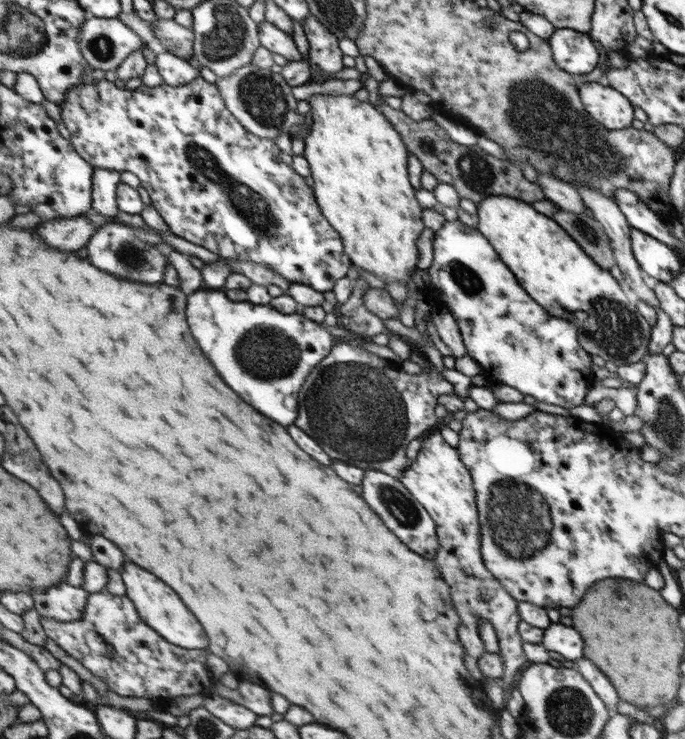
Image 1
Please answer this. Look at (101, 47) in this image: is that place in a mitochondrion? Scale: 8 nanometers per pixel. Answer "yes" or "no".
yes

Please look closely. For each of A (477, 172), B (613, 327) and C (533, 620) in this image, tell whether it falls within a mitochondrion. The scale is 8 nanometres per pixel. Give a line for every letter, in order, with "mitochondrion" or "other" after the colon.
A: mitochondrion
B: mitochondrion
C: other

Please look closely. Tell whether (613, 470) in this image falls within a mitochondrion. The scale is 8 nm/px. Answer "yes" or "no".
no

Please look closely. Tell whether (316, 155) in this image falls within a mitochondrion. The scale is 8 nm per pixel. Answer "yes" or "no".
no

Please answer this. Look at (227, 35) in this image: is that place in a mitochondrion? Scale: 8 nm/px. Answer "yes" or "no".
yes

